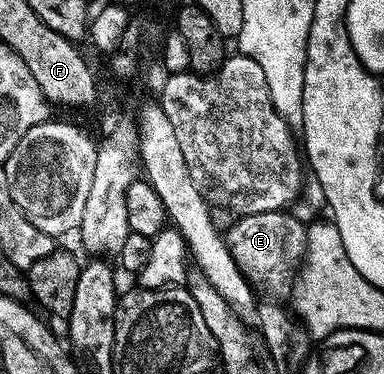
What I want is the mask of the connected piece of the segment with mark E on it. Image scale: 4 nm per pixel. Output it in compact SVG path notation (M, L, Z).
M278 209L264 213L245 213L231 230L226 230L225 240L233 263L241 271L243 278L251 288L263 293L267 299L290 298L295 288L295 278L299 275L299 266L303 264L303 255L307 252L307 225L296 214Z

